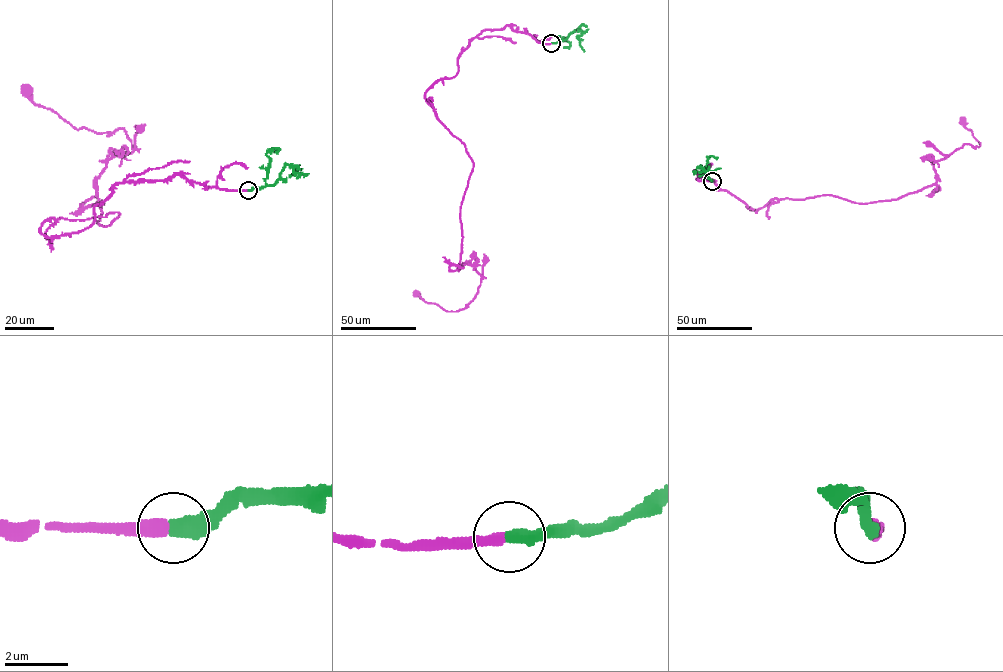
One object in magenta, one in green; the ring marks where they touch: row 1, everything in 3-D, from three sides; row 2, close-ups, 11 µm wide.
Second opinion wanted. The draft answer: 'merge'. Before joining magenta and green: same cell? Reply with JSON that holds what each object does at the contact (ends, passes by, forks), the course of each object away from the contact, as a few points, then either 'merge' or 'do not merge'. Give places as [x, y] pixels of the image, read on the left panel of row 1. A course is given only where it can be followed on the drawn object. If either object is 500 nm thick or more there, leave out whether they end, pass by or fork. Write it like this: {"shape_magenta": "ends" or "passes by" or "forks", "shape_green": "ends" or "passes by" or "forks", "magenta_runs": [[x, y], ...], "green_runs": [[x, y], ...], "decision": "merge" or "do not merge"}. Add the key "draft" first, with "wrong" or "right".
{"draft": "right", "shape_magenta": "ends", "shape_green": "ends", "magenta_runs": [[248, 190], [116, 182], [88, 227], [46, 237], [50, 218], [113, 221], [96, 179], [132, 142], [26, 91]], "green_runs": [[248, 190], [274, 185], [285, 163], [298, 168], [295, 174], [302, 168]], "decision": "merge"}

